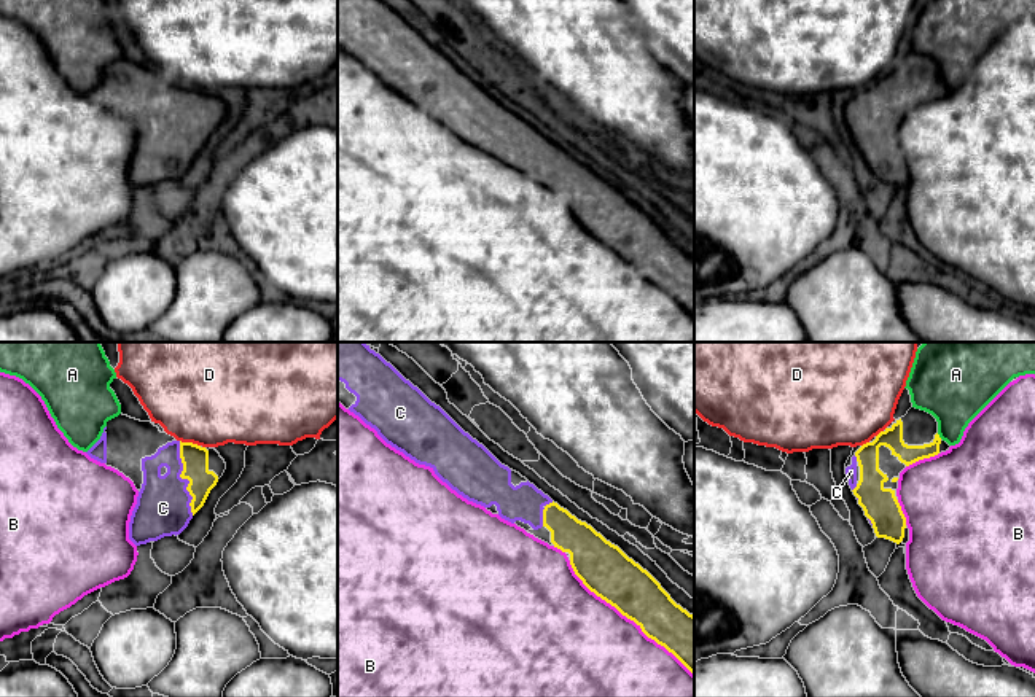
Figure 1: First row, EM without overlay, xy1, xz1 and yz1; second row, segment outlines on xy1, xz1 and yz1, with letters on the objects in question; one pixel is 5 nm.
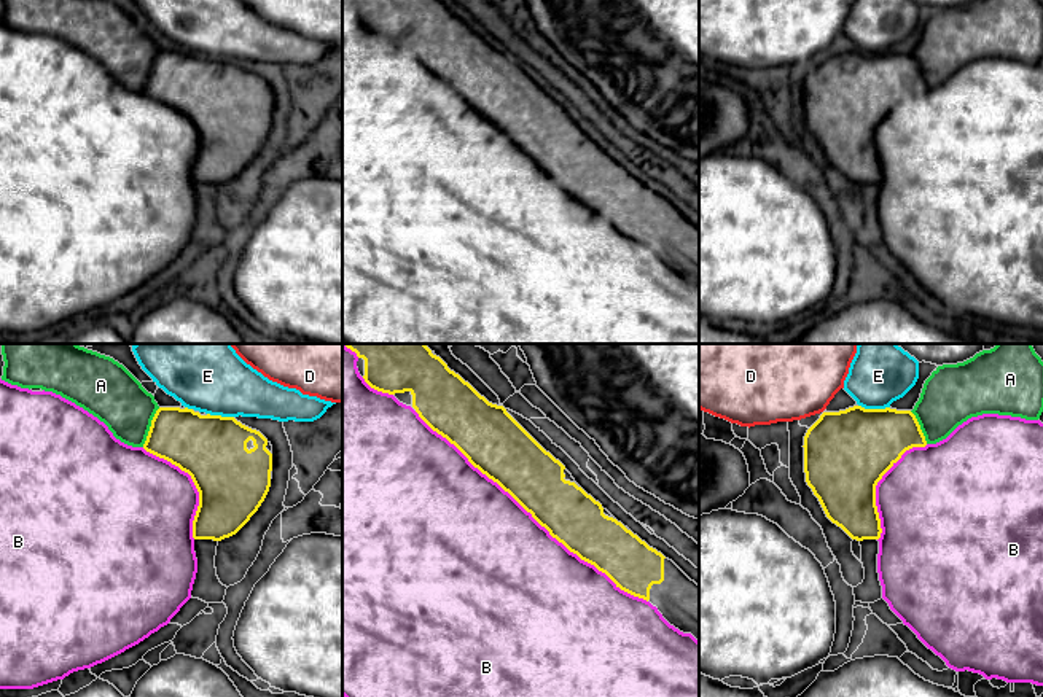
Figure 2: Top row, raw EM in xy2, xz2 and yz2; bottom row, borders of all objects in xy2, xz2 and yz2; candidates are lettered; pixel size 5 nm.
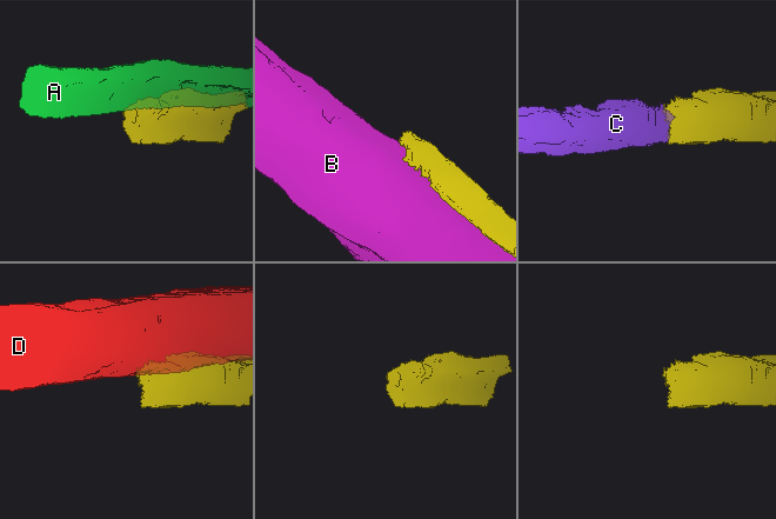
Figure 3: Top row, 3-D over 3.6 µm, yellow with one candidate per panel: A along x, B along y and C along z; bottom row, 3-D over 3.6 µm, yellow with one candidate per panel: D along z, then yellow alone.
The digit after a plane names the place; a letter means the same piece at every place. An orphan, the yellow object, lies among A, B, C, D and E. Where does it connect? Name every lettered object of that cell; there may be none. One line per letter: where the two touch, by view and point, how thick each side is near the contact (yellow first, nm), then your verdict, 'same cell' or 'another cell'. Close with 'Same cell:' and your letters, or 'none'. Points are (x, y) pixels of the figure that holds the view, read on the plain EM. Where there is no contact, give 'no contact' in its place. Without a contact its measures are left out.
A: xy2 (150, 70) | 300/280 nm | another cell
B: xz2 (531, 156) | 300/480 nm | another cell
C: xy1 (183, 121) | 140/280 nm | same cell
D: xy1 (190, 86) | 140/460 nm | another cell
E: yz2 (875, 53) | 420/280 nm | another cell
Same cell: C

